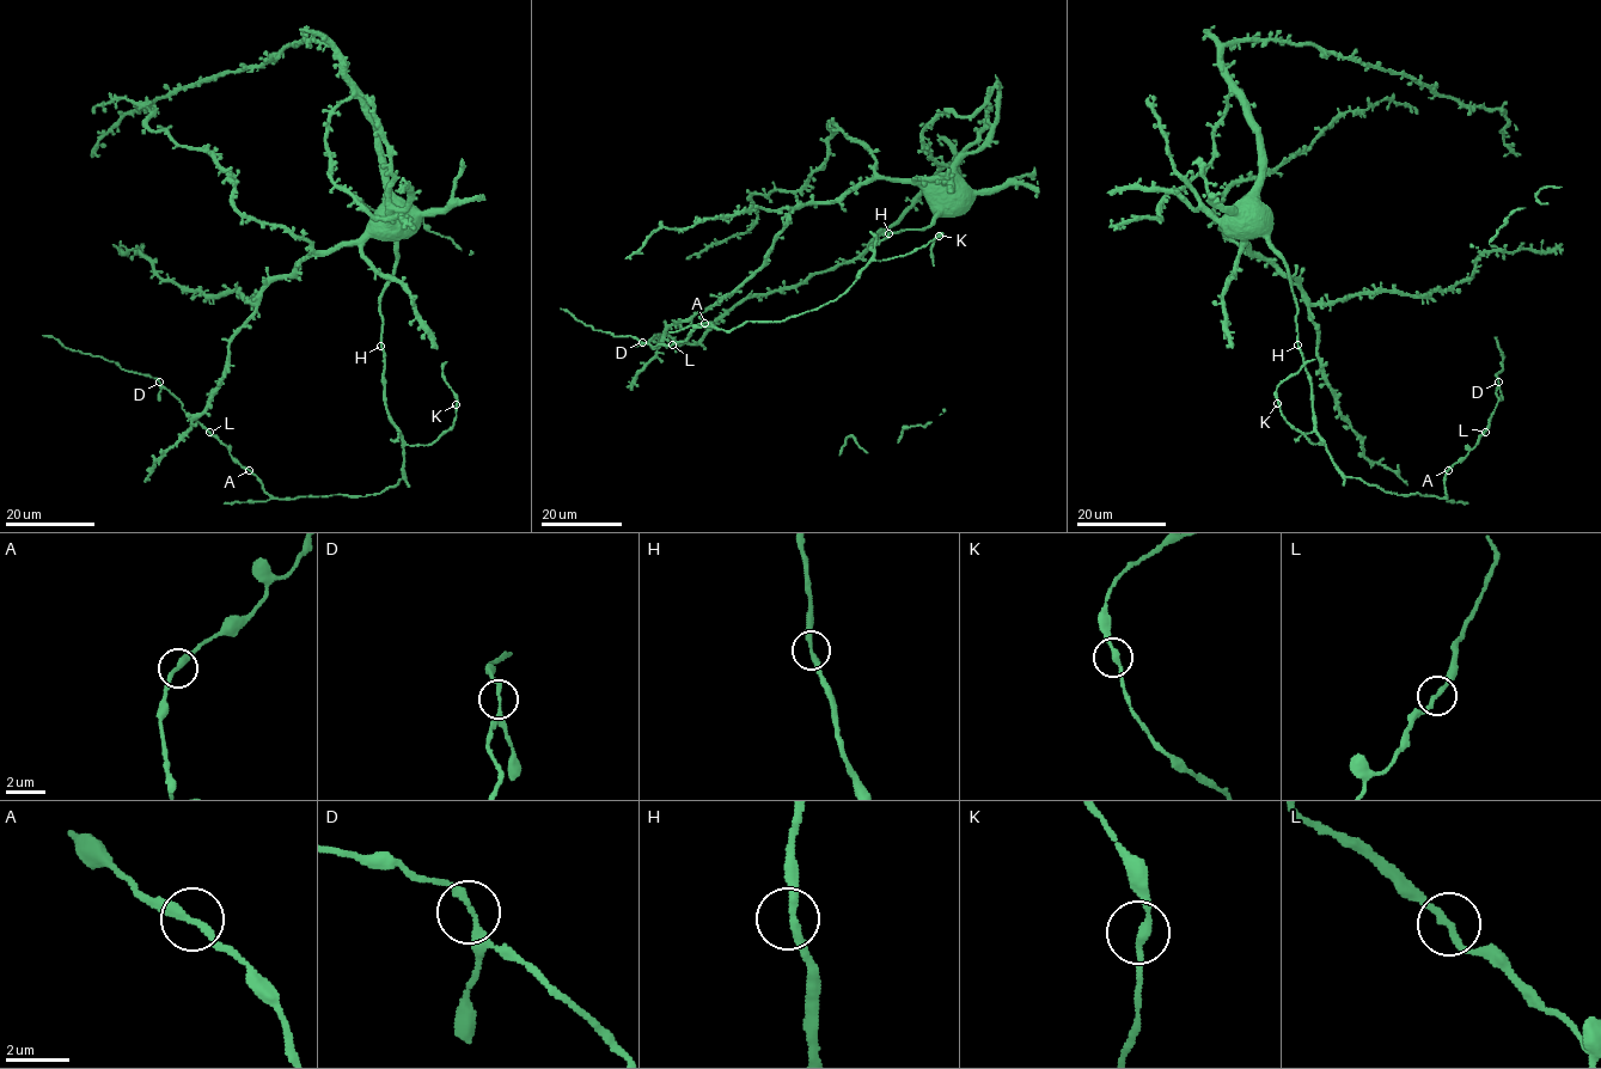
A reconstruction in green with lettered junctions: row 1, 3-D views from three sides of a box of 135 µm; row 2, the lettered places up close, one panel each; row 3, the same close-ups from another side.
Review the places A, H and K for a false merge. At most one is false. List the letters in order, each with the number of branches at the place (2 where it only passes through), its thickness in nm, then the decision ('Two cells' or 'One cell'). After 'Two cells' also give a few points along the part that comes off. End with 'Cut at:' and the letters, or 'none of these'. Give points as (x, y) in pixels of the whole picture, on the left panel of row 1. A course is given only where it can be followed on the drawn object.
A: Branches: 2. Thickness 240 nm. One cell
H: Branches: 2. Thickness 240 nm. One cell
K: Branches: 2. Thickness 240 nm. One cell
Cut at: none of these

